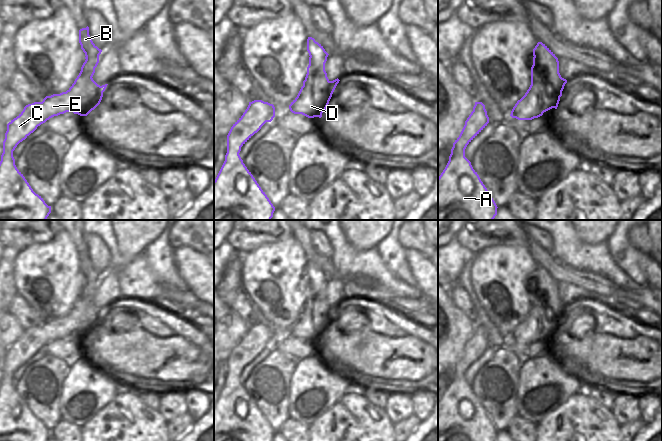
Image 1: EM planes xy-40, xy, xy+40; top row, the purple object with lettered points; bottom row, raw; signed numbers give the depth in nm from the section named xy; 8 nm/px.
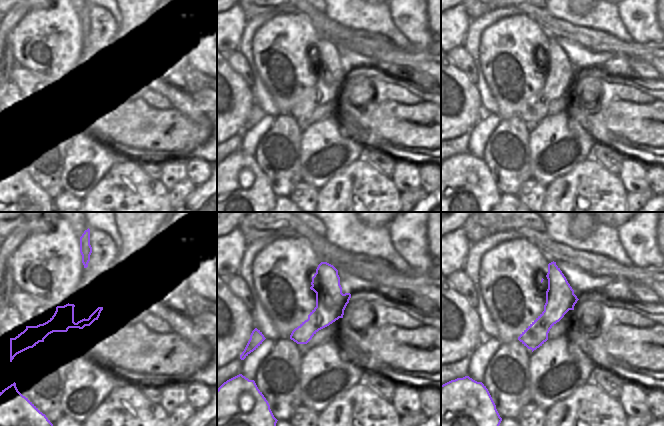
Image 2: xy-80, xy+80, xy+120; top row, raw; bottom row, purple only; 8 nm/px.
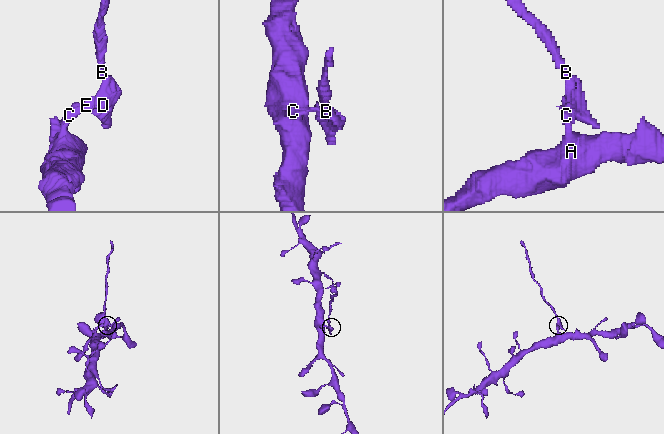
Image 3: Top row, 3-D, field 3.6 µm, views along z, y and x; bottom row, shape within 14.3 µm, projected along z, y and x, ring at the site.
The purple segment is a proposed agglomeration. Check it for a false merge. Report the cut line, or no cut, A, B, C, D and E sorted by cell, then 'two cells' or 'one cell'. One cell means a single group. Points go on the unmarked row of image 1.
cut in xy-40 along (97, 308), (95, 317), (82, 326), (73, 336); A C E / B D; two cells

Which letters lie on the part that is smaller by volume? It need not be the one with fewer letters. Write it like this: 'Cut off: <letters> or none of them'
Cut off: B, D

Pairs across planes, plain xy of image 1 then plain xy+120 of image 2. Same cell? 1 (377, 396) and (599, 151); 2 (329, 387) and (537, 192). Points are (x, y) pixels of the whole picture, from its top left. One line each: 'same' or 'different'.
1: same
2: different

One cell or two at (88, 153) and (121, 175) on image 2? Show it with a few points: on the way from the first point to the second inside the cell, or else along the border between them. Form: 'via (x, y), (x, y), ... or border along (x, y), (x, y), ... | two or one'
border along (130, 156), (124, 160), (119, 160), (95, 185) | two

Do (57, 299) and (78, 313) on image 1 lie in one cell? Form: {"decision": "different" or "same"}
{"decision": "different"}

